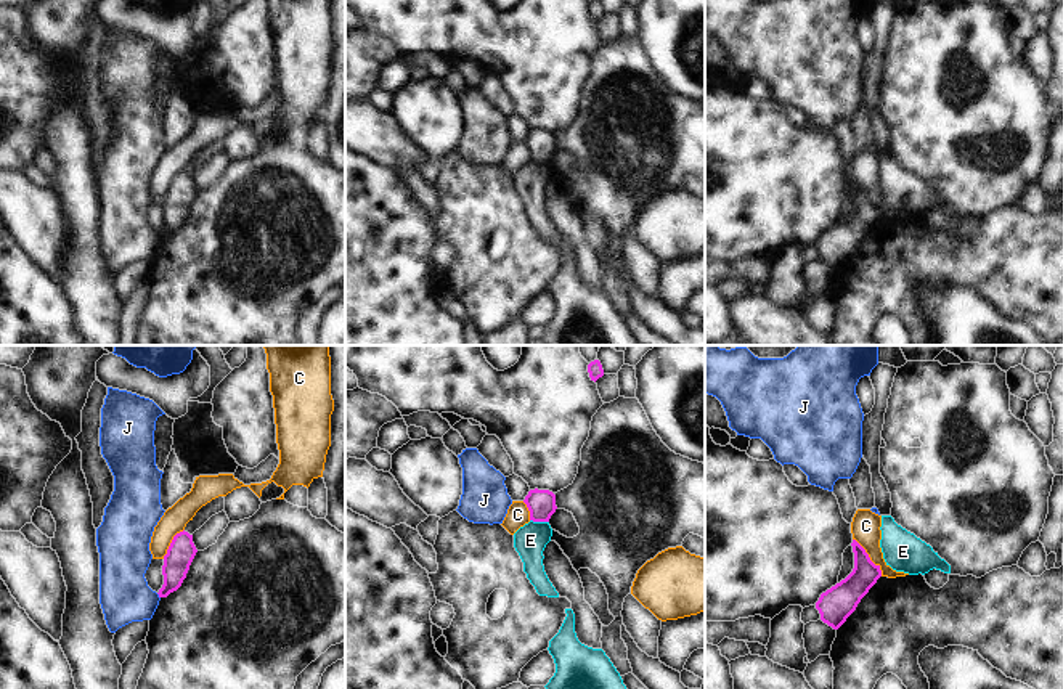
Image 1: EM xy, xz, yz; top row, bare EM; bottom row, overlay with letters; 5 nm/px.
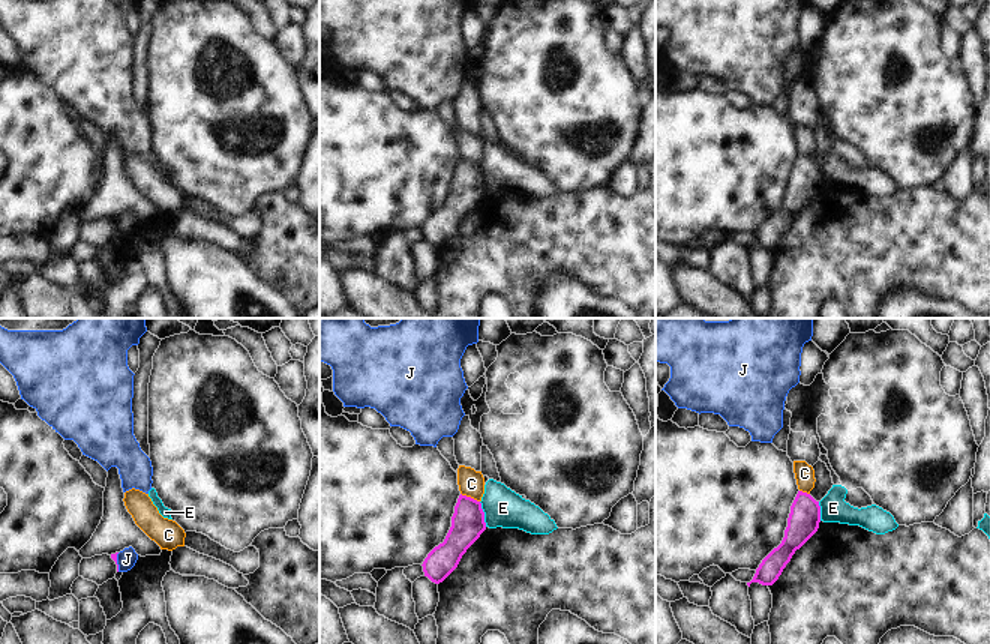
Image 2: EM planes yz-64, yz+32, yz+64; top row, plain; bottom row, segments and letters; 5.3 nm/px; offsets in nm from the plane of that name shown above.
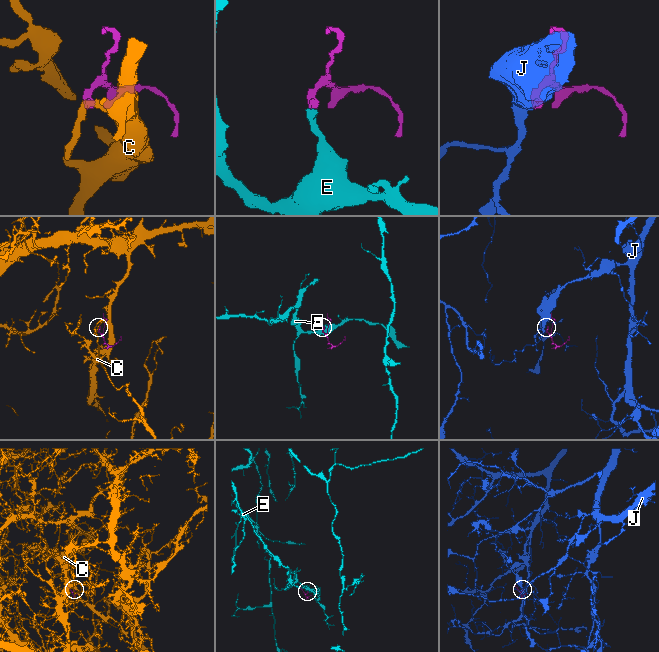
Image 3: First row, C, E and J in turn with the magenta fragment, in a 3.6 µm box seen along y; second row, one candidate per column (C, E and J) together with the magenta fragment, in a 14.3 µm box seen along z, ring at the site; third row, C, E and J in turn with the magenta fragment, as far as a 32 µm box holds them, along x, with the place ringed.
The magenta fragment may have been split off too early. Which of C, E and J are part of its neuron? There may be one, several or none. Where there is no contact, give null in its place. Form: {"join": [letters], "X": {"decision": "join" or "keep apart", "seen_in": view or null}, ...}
{"join": [], "C": {"decision": "keep apart", "seen_in": "yz"}, "E": {"decision": "keep apart", "seen_in": "xz"}, "J": {"decision": "keep apart", "seen_in": "xy"}}

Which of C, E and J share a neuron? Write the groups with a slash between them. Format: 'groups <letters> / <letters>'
groups C / E / J

